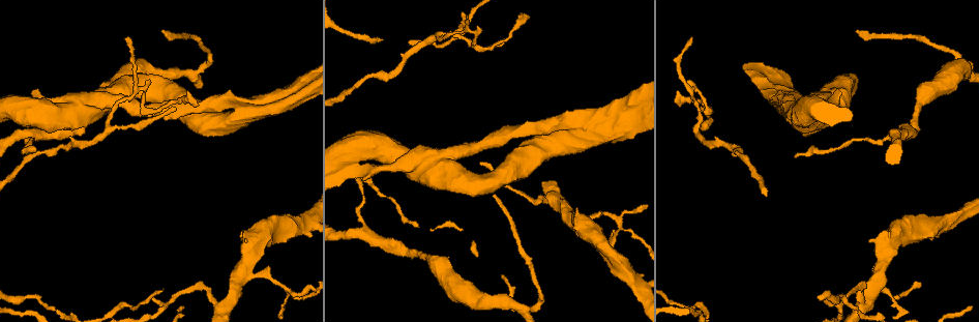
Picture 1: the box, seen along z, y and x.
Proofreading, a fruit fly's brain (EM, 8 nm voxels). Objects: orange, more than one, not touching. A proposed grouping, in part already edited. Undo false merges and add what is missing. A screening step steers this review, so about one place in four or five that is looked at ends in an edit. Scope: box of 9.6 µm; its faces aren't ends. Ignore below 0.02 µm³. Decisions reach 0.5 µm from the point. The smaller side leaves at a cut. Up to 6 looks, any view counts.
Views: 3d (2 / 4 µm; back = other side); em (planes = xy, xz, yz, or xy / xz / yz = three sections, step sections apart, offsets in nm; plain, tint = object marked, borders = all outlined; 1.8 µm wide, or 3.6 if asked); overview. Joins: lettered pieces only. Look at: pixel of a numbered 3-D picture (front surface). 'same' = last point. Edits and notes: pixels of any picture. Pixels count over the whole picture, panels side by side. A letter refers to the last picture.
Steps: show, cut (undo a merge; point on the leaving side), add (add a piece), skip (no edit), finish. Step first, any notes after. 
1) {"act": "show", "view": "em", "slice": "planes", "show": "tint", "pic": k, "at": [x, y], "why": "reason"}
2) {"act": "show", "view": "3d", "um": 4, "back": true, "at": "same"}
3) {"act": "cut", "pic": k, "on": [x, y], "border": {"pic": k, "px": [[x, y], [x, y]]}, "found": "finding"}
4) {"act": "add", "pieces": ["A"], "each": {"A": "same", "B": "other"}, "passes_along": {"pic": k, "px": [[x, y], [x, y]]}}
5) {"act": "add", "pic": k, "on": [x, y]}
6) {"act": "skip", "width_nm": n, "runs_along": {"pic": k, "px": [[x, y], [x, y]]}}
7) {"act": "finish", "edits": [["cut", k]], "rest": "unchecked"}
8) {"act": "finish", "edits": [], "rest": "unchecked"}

{"act": "show", "view": "3d", "um": 4, "pic": 1, "at": [691, 38]}

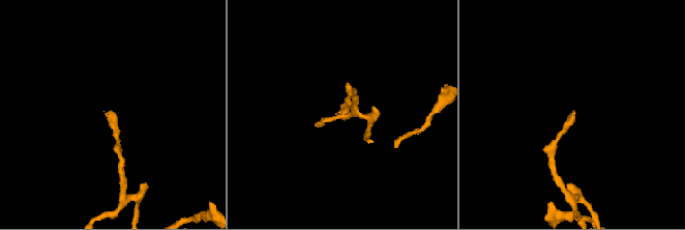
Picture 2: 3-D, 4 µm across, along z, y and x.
{"act": "show", "view": "em", "slice": "planes", "show": "borders", "pic": 2, "at": [573, 111]}

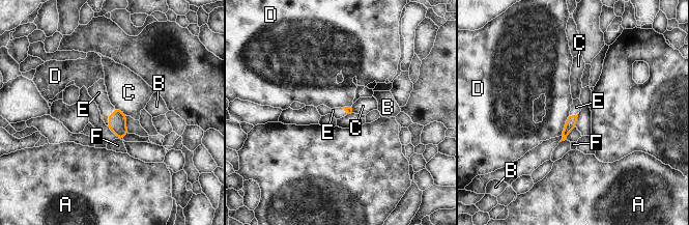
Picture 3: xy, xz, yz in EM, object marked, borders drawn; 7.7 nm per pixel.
{"act": "add", "pieces": ["E"], "each": {"A": "other", "B": "other", "C": "other", "D": "other", "E": "same", "F": "other"}, "passes_along": {"pic": 3, "px": [[117, 124], [109, 115], [98, 92]]}, "found": "it goes on there"}

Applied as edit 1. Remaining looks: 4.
{"act": "show", "view": "overview"}

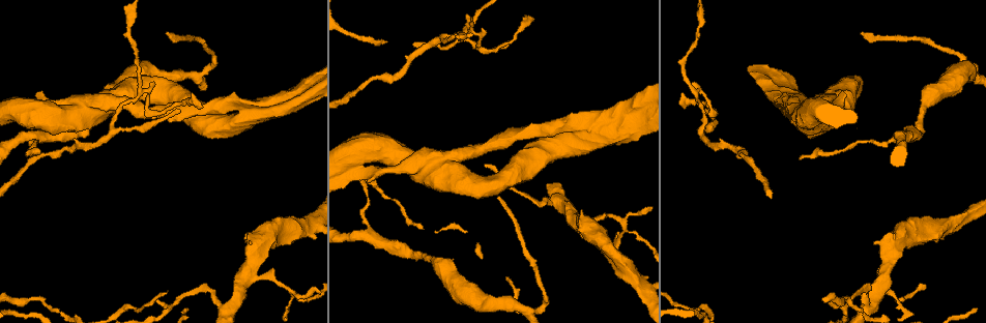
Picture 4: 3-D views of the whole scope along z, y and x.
{"act": "show", "view": "em", "slice": "planes", "show": "plain", "pic": 4, "at": [499, 197], "why": "long arm stops here"}

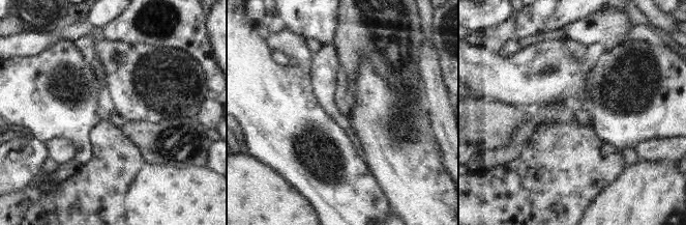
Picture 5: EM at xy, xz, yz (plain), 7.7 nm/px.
{"act": "show", "view": "em", "slice": "planes", "show": "borders", "at": "same"}

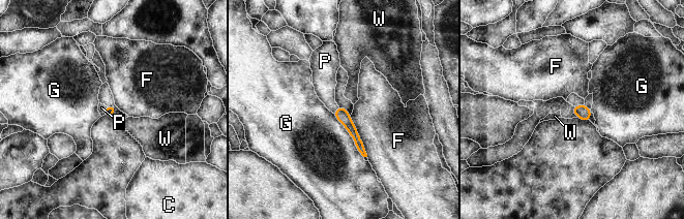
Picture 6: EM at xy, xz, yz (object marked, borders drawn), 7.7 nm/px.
{"act": "add", "pieces": ["P"], "each": {"C": "other", "F": "other", "G": "other", "P": "same", "W": "other"}, "passes_along": {"pic": 6, "px": [[109, 111], [105, 111], [101, 107]]}, "found": "it goes on there"}

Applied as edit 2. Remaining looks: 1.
{"act": "finish", "edits": [["add", 3], ["add", 6]], "rest": "unchecked"}

